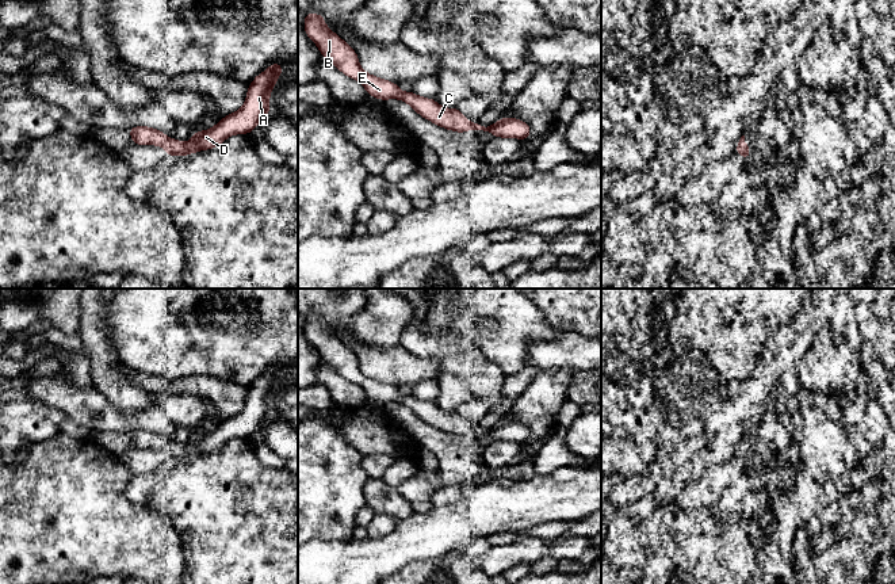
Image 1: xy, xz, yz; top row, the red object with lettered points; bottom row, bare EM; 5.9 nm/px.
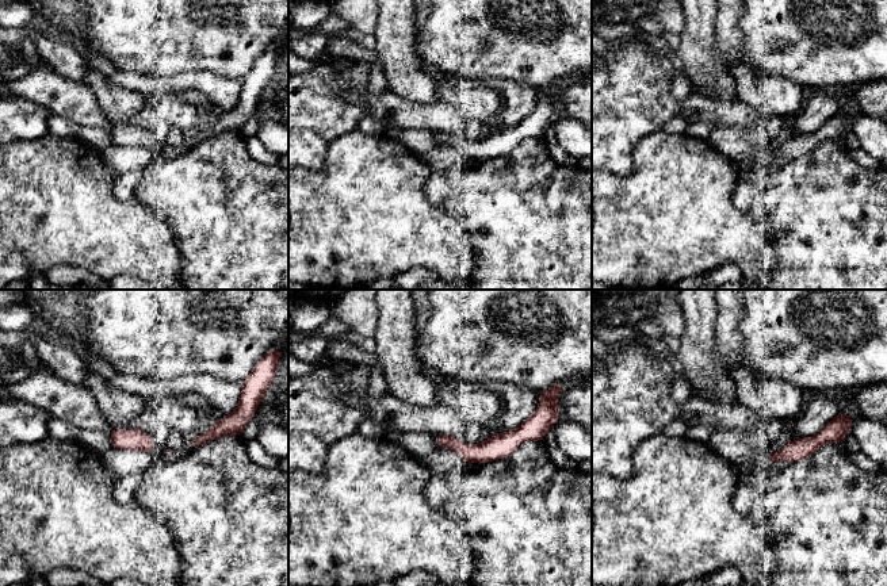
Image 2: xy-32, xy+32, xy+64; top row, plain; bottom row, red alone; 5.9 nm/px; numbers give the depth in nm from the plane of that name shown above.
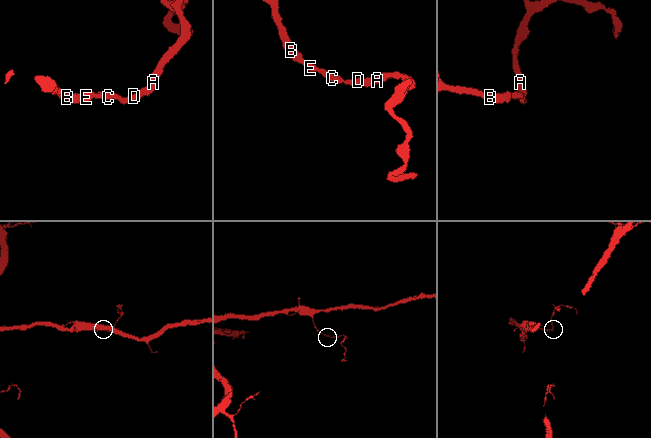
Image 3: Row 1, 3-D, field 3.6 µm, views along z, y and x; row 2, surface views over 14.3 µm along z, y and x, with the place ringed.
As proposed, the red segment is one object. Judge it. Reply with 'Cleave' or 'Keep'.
Keep

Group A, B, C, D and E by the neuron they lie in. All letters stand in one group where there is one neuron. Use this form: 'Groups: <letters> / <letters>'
Groups: A B C D E

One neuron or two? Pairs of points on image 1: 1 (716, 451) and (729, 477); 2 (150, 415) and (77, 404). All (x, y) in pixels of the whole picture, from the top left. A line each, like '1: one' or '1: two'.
1: two
2: one

